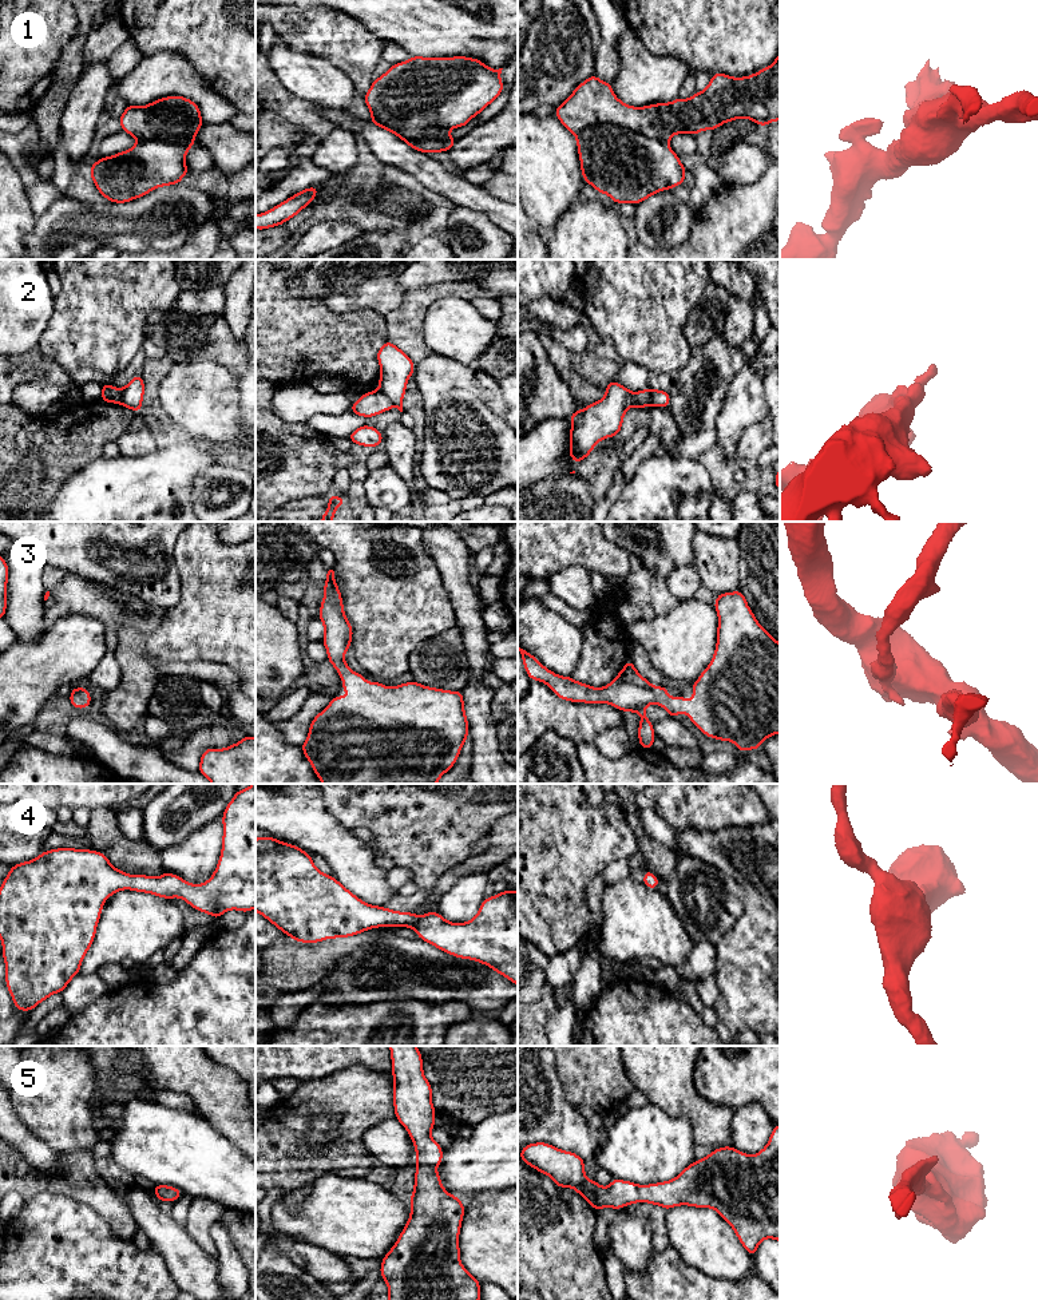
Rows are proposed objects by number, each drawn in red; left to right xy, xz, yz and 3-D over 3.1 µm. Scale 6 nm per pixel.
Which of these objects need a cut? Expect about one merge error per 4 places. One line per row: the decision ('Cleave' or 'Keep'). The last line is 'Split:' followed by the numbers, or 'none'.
1: Cleave
2: Cleave
3: Keep
4: Keep
5: Keep
Split: 1, 2

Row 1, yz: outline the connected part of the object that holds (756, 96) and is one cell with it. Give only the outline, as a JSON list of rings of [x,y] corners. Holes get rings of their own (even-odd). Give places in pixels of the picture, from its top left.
[[[780,52],[774,63],[753,75],[733,78],[726,74],[713,74],[702,92],[689,99],[677,98],[669,103],[655,103],[633,107],[619,100],[610,83],[601,80],[594,74],[582,82],[567,98],[555,107],[555,116],[566,130],[578,134],[595,124],[618,124],[638,132],[649,139],[669,143],[676,134],[696,135],[705,130],[716,131],[721,124],[741,118],[753,120],[760,127],[780,120]]]

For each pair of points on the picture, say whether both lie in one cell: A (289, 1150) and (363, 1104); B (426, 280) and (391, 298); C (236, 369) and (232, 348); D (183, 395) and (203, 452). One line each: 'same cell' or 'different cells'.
A: same cell
B: different cells
C: same cell
D: different cells

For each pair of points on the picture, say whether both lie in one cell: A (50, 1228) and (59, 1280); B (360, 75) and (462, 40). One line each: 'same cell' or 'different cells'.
A: same cell
B: different cells

